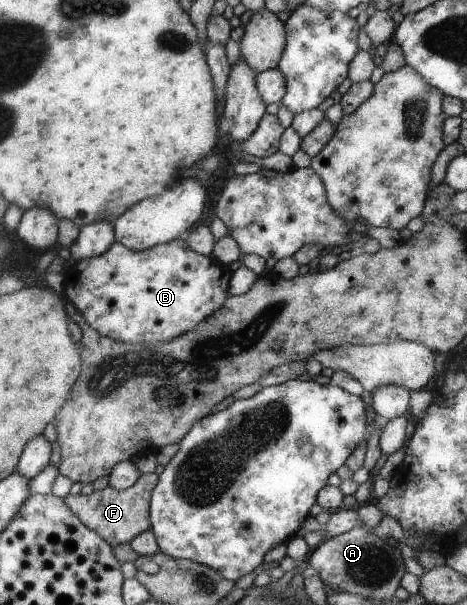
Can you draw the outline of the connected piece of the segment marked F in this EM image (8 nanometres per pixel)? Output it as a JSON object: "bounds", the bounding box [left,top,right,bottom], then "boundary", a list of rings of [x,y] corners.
{"bounds":[63,473,158,544],"boundary":[[[155,473],[141,474],[132,486],[118,490],[110,485],[102,490],[95,490],[87,495],[69,493],[63,497],[68,508],[81,520],[86,528],[93,529],[110,544],[128,543],[134,536],[151,528],[149,520],[149,500],[153,488],[157,486],[158,476]]]}

